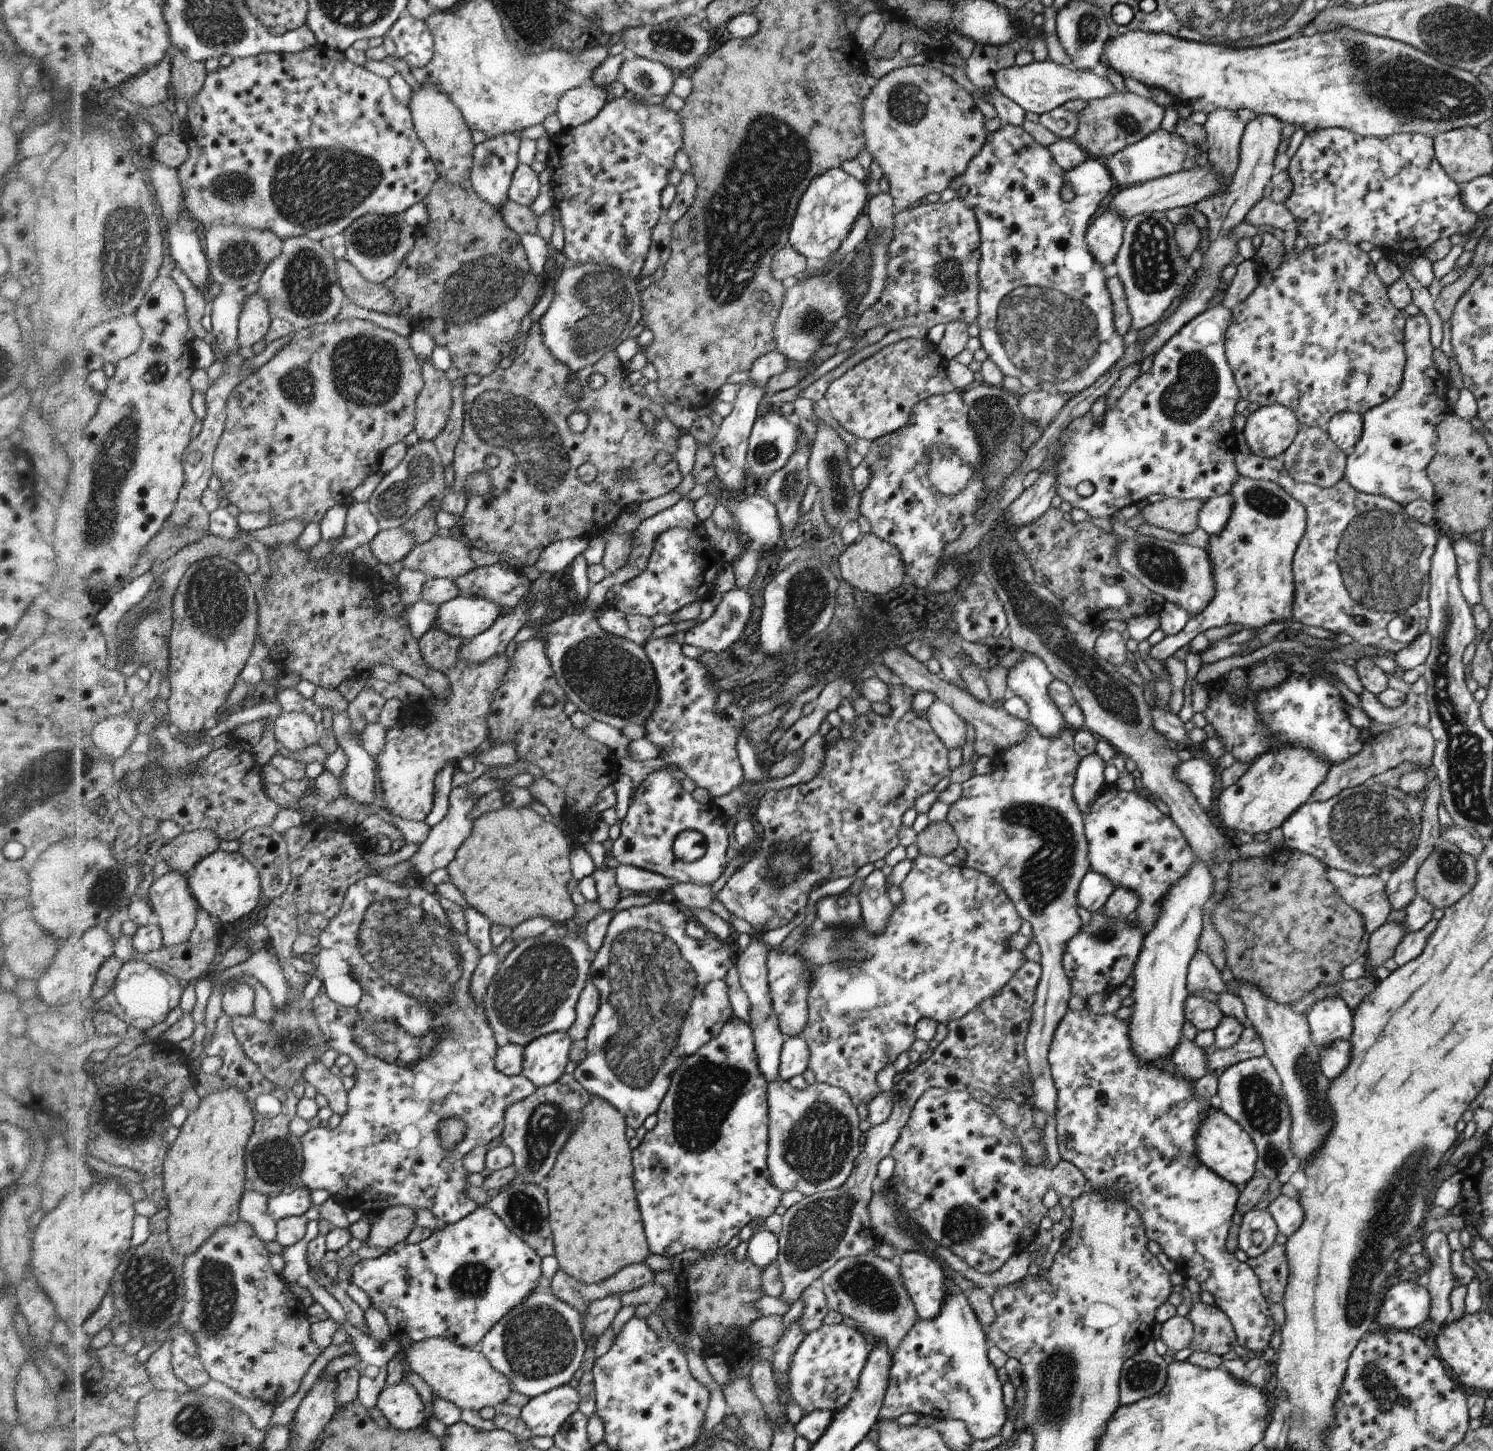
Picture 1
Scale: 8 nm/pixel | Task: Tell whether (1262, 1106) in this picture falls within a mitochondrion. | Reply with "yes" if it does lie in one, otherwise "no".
yes

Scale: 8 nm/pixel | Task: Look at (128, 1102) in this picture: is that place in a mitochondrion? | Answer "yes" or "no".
yes

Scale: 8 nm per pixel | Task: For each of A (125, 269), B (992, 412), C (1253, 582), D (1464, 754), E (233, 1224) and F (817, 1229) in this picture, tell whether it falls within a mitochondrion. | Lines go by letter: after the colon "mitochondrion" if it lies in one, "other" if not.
A: mitochondrion
B: mitochondrion
C: other
D: mitochondrion
E: other
F: mitochondrion

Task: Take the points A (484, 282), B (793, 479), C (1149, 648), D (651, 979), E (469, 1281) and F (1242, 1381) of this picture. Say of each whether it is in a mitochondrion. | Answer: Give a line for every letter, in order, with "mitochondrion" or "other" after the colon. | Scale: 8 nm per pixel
A: mitochondrion
B: mitochondrion
C: other
D: mitochondrion
E: mitochondrion
F: other

